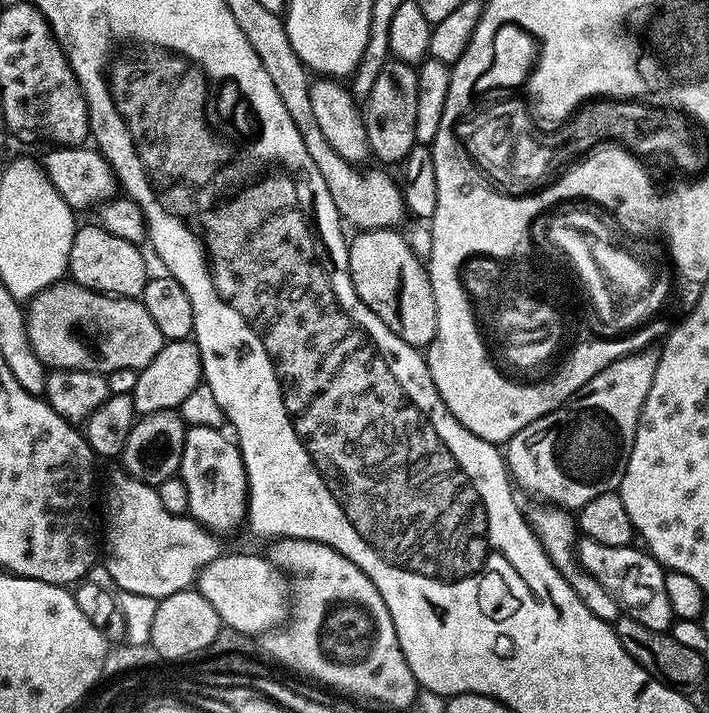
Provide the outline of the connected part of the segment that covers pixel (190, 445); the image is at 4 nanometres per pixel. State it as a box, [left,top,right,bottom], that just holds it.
[178,425,248,534]

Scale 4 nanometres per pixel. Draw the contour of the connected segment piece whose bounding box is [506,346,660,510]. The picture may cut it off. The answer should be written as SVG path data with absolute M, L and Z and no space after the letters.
M652 346L631 352L590 378L590 382L586 382L586 386L582 386L582 390L558 410L518 430L518 434L514 434L514 438L510 438L506 445L508 475L512 477L515 487L521 493L524 491L536 496L532 498L569 510L586 506L586 502L590 502L590 498L598 498L598 494L617 491L626 474L626 462L638 430L638 418L642 414L646 394L650 394L650 382L654 382L654 370L659 361L660 353Z

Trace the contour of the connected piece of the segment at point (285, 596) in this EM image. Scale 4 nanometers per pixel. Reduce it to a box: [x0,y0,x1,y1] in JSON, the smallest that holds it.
[198,552,290,638]

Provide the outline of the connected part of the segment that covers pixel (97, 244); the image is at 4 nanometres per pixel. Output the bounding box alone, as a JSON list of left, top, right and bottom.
[67,222,150,297]

